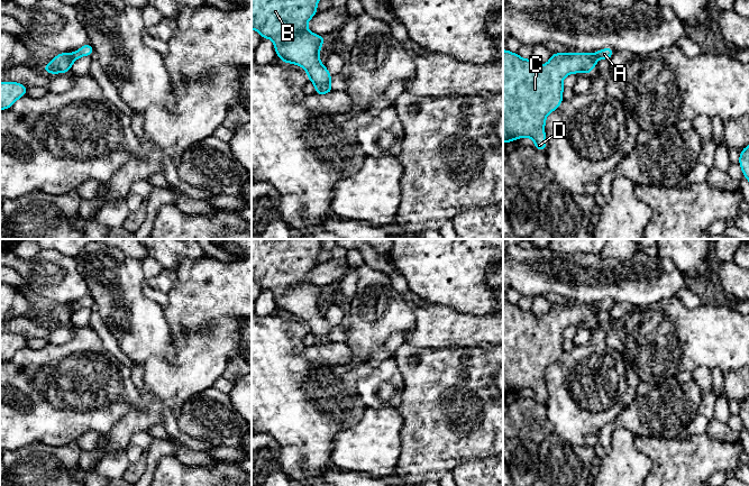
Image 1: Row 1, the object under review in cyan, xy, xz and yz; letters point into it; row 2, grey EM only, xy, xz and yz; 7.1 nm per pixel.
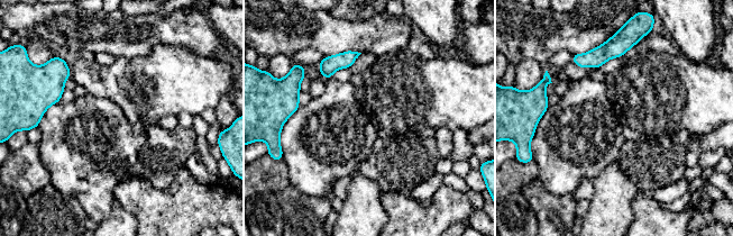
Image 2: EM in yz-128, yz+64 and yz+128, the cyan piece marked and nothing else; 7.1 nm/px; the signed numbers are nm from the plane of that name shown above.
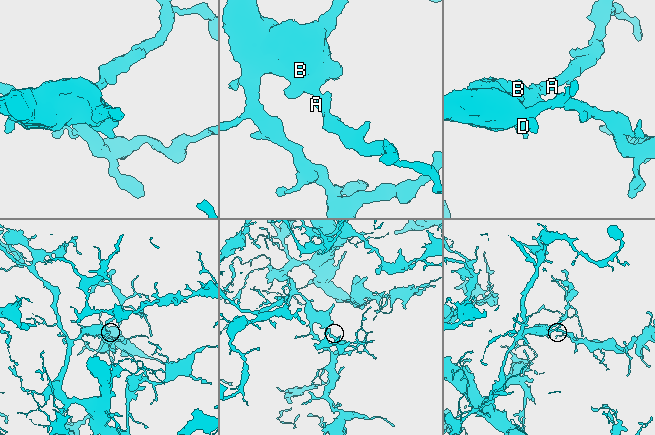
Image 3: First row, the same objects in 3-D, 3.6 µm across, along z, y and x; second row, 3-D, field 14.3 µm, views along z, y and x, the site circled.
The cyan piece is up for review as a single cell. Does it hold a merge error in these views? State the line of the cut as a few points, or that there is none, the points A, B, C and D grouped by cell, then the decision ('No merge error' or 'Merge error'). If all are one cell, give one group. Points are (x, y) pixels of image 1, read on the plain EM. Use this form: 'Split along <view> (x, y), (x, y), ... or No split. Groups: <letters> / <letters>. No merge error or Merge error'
No split. Groups: A B C D. No merge error

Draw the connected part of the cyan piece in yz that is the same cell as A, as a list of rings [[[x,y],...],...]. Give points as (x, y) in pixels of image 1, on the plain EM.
[[[605,299],[592,305],[552,304],[545,317],[536,317],[531,310],[521,310],[518,304],[503,301],[503,395],[522,388],[533,391],[533,398],[544,403],[547,398],[546,368],[564,352],[563,331],[570,324],[591,325],[599,310],[611,311],[614,301]]]

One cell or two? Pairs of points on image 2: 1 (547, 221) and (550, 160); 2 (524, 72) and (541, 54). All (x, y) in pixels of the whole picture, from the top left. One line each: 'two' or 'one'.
1: two
2: two

